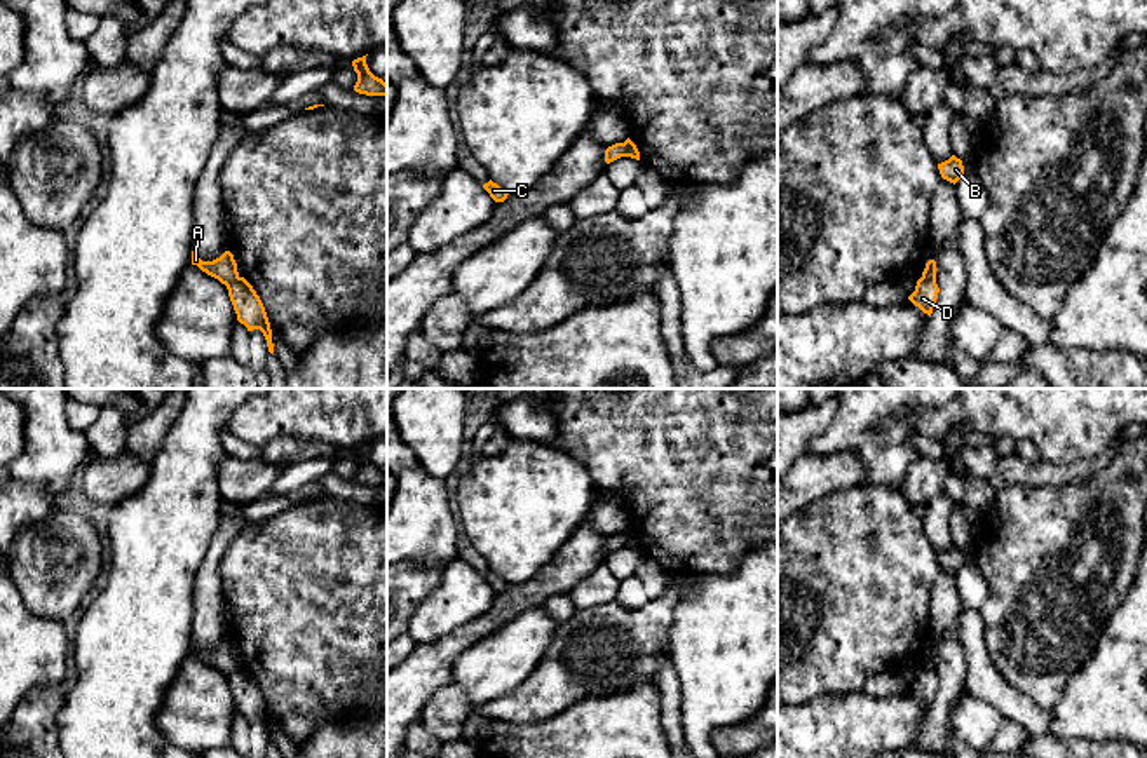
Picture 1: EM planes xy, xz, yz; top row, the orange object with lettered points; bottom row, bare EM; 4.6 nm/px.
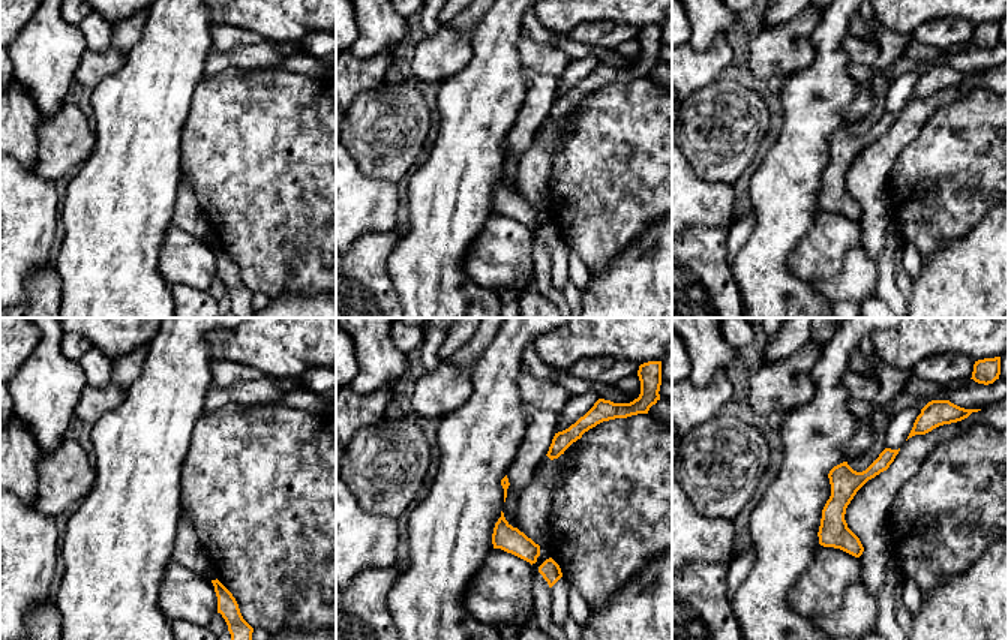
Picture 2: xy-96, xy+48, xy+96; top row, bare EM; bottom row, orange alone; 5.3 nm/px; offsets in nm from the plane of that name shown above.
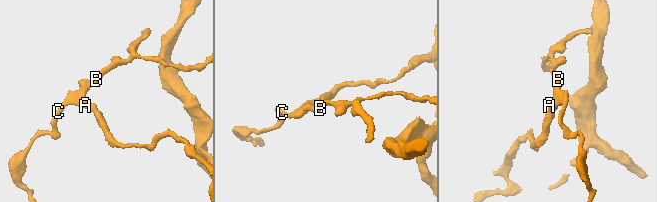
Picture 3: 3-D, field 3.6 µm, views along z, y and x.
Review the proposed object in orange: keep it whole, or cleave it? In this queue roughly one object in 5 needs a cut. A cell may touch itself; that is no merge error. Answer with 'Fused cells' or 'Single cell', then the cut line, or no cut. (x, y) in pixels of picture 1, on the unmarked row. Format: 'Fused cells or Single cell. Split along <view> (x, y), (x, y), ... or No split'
Fused cells. Split along xz (623, 534), (626, 546)

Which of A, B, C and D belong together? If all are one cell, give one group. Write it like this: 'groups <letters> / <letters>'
groups A B C / D

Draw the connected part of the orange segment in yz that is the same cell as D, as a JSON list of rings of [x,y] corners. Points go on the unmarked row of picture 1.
[[[920,667],[917,671],[915,681],[908,687],[908,690],[931,707],[938,683],[940,678],[936,674],[936,669]]]

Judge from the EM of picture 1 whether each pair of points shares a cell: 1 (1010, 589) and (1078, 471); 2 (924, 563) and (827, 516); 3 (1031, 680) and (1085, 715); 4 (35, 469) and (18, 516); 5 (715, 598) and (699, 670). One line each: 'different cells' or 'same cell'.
1: different cells
2: same cell
3: different cells
4: different cells
5: same cell

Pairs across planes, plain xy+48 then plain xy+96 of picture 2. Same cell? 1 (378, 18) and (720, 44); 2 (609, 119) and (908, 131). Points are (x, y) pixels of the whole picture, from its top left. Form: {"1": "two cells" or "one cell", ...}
{"1": "two cells", "2": "two cells"}

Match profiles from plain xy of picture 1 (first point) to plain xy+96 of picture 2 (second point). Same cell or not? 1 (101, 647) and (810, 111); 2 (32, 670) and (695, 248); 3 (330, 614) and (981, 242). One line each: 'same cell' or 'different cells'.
1: same cell
2: different cells
3: different cells

